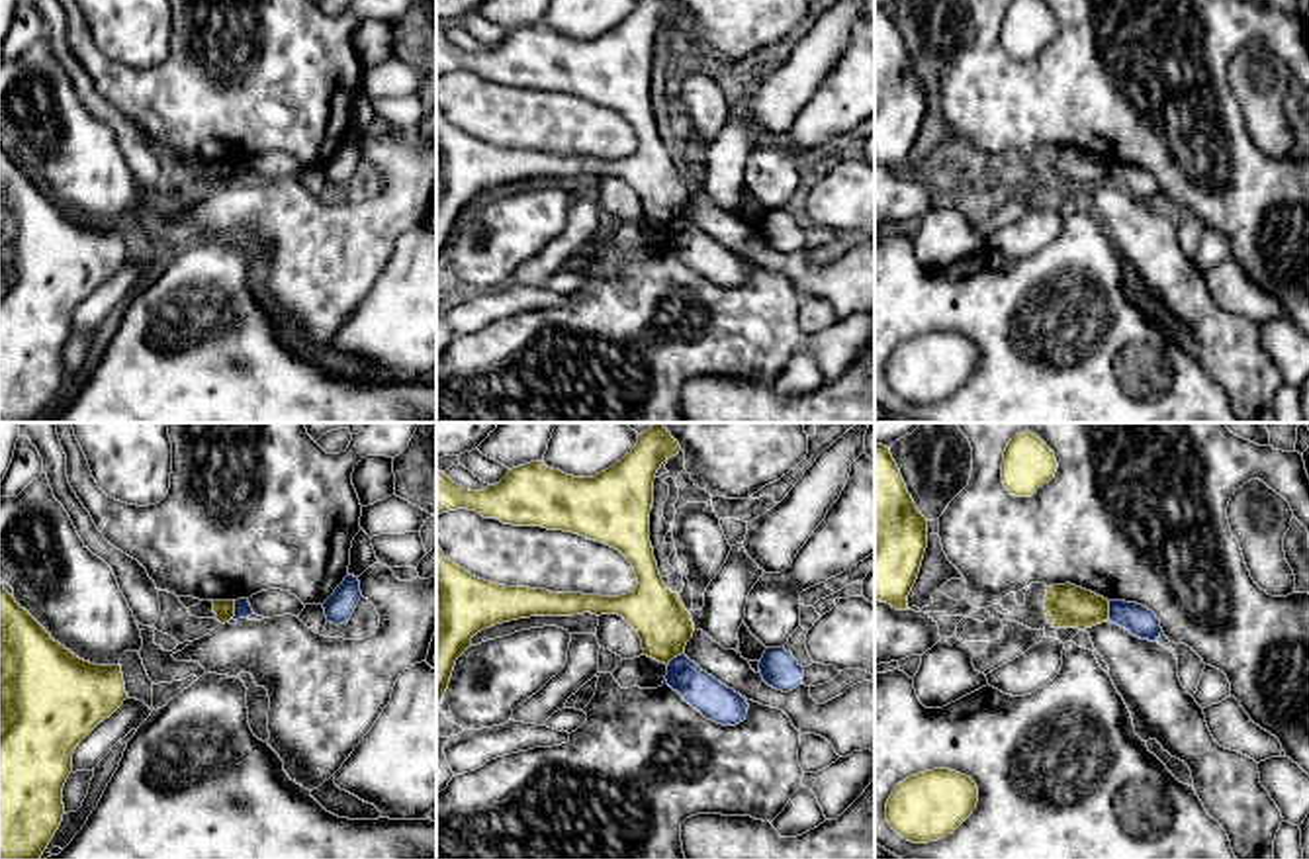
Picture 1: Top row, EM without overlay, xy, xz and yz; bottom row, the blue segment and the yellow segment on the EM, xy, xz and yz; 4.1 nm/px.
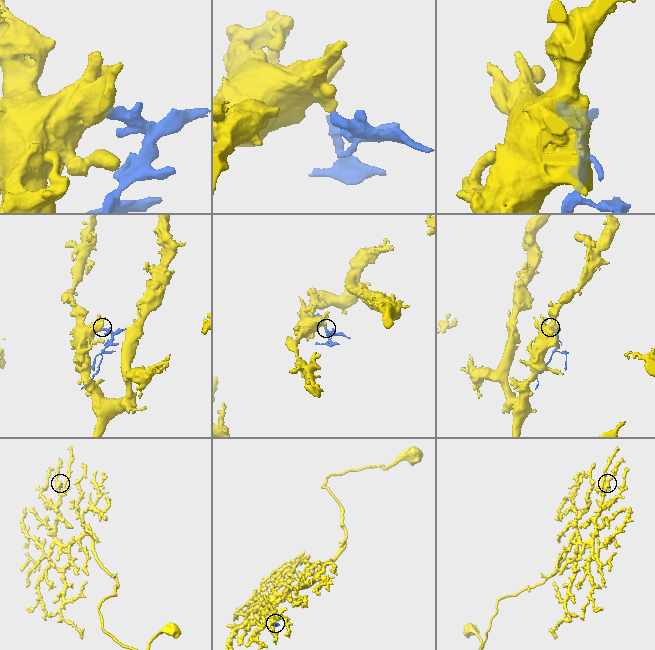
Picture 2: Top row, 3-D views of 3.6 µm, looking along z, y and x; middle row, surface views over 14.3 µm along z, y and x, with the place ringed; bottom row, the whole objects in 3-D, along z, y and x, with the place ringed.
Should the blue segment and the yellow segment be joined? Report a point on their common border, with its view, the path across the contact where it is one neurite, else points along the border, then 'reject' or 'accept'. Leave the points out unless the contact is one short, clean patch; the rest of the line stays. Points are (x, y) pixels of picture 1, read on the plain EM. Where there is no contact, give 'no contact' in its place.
meets blue in xy at (235, 173); border along xy (235, 163), (231, 180); reject

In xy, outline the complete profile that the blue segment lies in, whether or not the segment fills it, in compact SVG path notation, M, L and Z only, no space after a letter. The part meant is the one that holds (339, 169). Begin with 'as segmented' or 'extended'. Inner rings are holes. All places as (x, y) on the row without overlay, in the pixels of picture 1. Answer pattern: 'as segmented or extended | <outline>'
as segmented | M346 137L335 155L323 164L327 184L344 186L352 178L362 158L360 143L354 137Z

